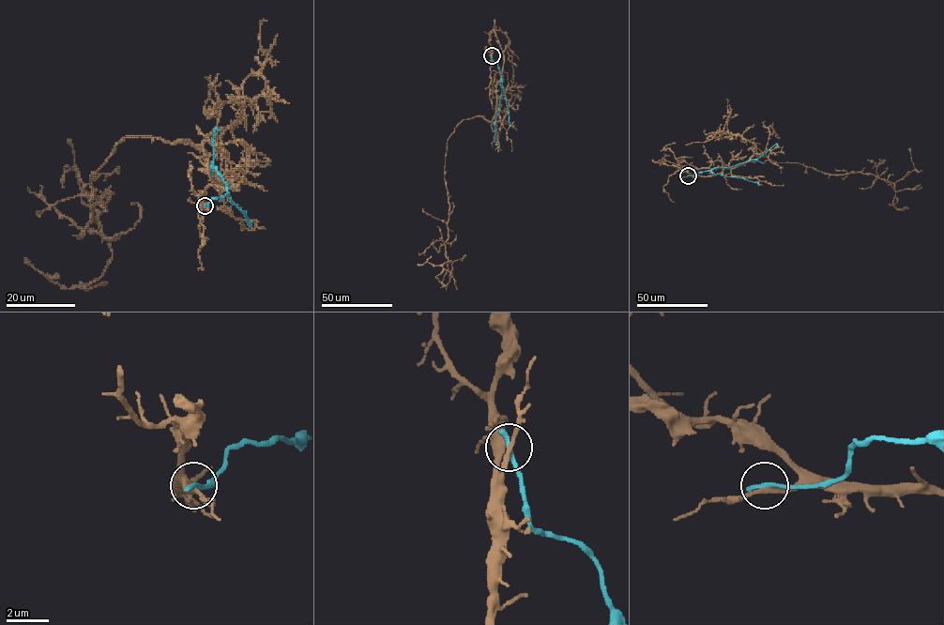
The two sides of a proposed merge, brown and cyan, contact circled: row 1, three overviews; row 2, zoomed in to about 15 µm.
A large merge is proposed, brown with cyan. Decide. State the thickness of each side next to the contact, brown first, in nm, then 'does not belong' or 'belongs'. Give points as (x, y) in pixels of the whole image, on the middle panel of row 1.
calibres 200 and 260 nm; does not belong

